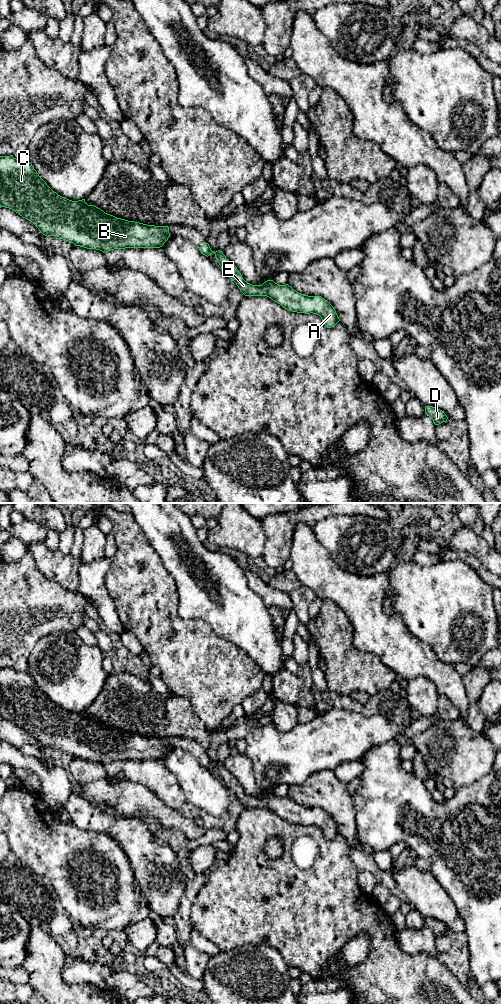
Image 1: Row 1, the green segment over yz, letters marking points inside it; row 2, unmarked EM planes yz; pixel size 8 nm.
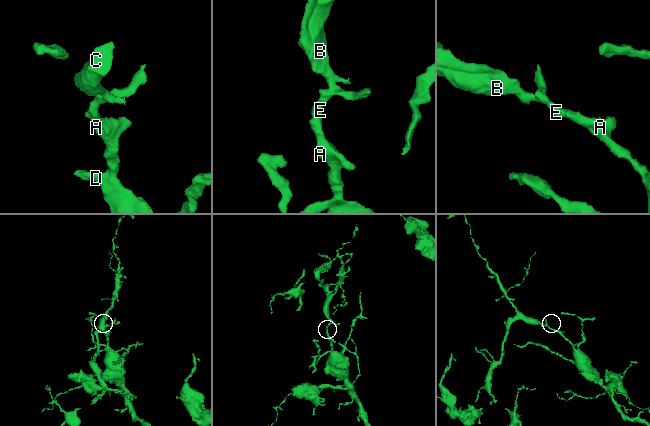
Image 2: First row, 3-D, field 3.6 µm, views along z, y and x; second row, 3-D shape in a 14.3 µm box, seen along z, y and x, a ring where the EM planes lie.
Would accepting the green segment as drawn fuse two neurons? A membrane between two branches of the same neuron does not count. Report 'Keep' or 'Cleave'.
Keep

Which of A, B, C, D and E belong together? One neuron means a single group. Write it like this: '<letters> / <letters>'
A B C D E

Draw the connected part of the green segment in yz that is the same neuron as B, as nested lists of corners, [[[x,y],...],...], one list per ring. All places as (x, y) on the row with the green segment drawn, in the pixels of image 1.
[[[12,155],[0,156],[0,206],[14,210],[20,216],[32,222],[47,237],[59,237],[75,246],[96,249],[103,253],[125,248],[160,248],[170,237],[168,226],[147,225],[117,218],[94,205],[88,205],[85,199],[72,201],[58,195],[39,176],[28,160],[18,160]]]

